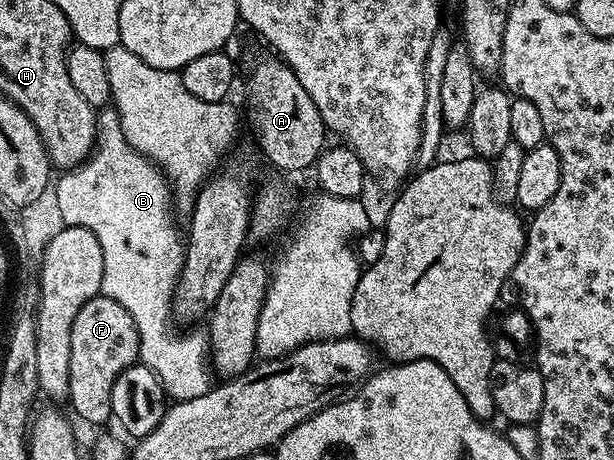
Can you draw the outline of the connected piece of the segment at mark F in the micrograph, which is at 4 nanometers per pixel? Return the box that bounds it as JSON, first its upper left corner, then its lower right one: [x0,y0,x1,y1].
[68,296,139,426]

